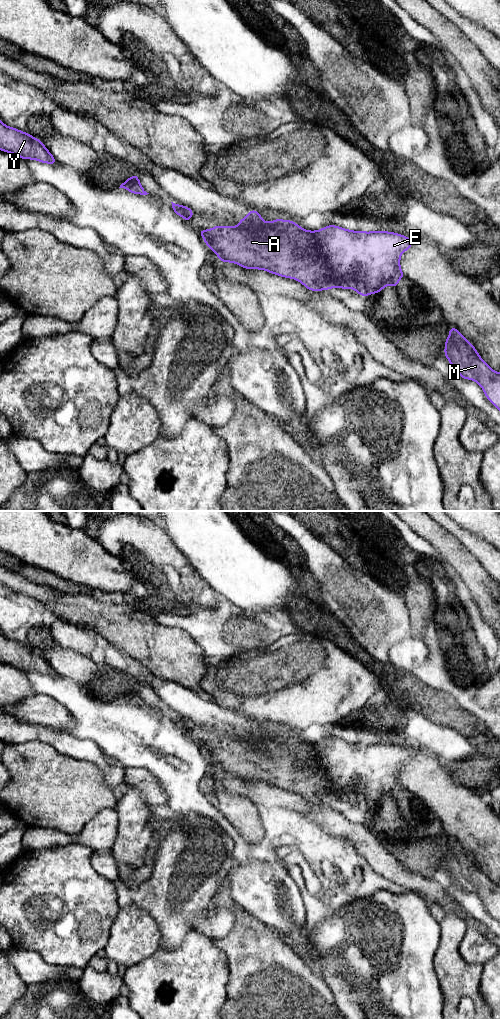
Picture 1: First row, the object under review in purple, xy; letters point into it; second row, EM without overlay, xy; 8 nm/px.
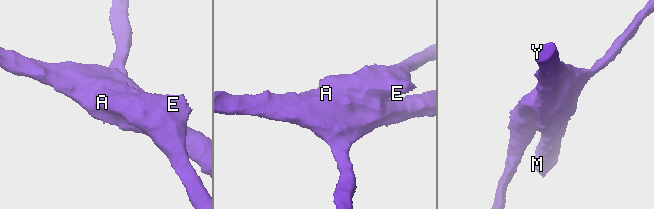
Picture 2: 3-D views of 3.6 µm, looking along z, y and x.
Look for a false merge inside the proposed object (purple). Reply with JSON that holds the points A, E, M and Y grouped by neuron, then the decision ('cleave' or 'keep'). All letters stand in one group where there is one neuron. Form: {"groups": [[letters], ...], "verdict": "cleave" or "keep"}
{"groups": [["A", "M", "Y"], ["E"]], "verdict": "cleave"}

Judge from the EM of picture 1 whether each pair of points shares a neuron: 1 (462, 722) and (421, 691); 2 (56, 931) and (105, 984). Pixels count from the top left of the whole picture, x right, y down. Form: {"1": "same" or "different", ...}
{"1": "same", "2": "different"}

